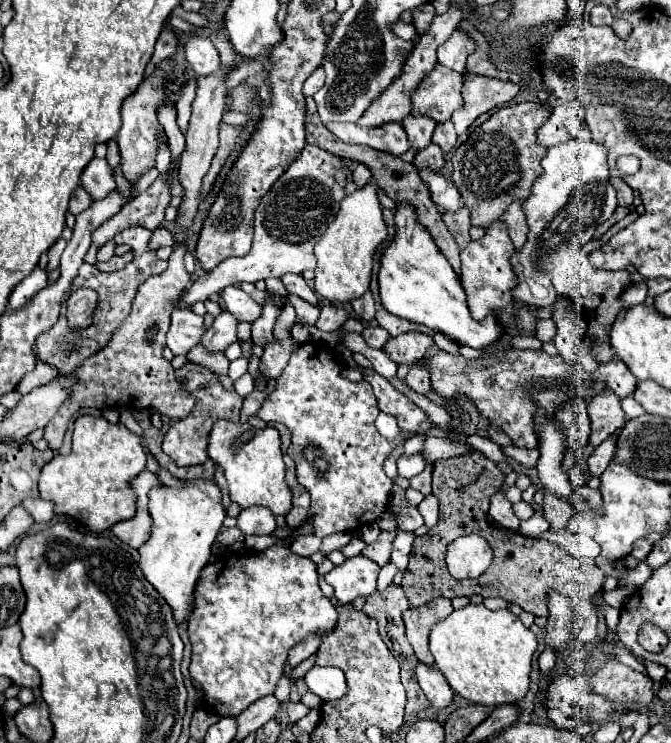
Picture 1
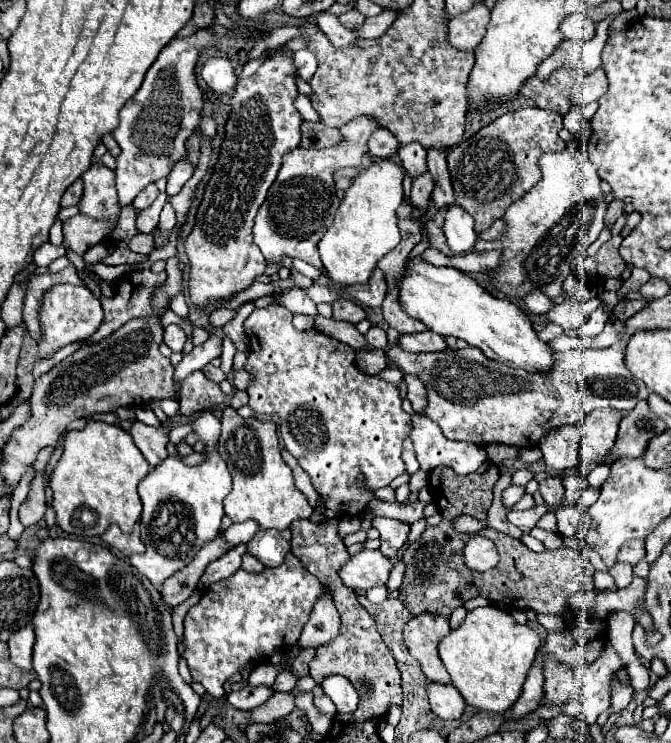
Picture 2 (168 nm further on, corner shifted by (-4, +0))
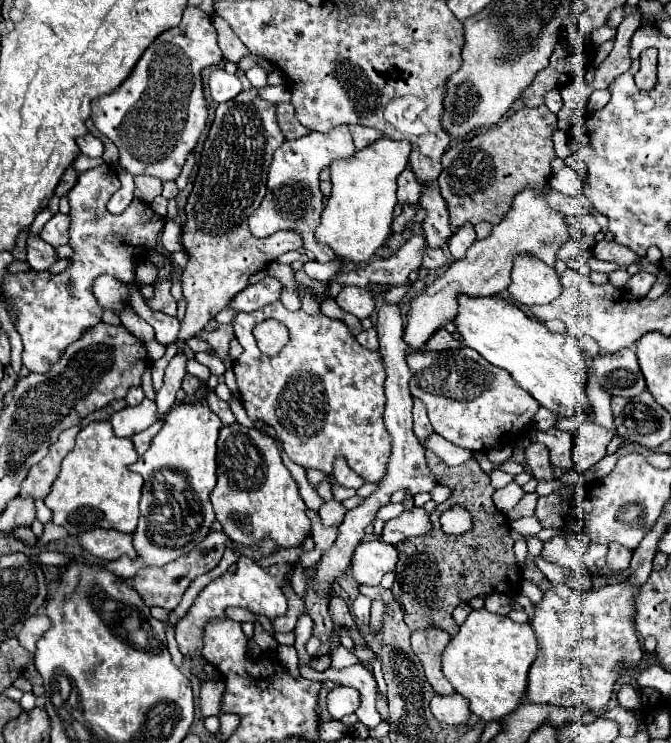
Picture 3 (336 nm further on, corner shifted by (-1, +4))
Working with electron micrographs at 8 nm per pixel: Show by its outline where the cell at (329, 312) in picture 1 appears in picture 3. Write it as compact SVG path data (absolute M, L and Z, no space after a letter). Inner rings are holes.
M355 285L343 287L343 291L335 297L335 301L343 311L347 311L359 319L369 317L371 311L375 309L375 299L373 299L371 291L365 287L355 287Z

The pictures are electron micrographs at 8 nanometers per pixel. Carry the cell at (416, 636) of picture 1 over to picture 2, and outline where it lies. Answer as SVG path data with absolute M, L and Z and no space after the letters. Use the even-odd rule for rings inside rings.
M420 613L412 617L404 627L404 643L410 649L410 655L418 659L424 675L430 681L450 683L450 675L444 671L444 665L438 657L438 641L448 635L450 623L442 615Z

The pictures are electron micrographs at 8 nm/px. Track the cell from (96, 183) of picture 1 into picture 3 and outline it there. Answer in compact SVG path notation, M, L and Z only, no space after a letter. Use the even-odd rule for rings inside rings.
M105 163L79 173L75 187L67 195L71 205L69 245L73 249L69 267L55 275L29 269L25 273L7 273L3 277L1 293L7 307L17 315L15 329L23 341L23 365L31 373L49 373L65 349L77 341L85 329L101 321L103 311L93 295L93 281L99 275L109 273L119 281L131 283L135 277L135 259L145 257L147 251L155 251L157 247L165 217L157 215L149 203L135 198L121 215L111 215L105 209L105 203L119 187L117 171Z

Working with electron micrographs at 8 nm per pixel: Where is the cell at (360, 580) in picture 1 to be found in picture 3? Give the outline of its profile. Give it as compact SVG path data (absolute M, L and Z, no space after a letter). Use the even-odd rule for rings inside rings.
M385 541L361 543L351 559L353 577L359 585L379 585L385 573L391 573L397 565L399 551Z

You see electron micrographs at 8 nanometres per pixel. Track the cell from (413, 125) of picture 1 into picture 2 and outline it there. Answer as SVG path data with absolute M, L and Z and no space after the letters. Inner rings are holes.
M418 141L400 147L398 155L402 159L404 169L410 173L410 177L418 177L422 171L426 171L426 153L428 149Z

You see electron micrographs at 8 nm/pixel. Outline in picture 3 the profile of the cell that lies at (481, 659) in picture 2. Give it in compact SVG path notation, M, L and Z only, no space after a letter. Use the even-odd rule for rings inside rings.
M487 609L471 611L461 631L443 651L443 675L459 695L469 699L471 713L481 721L501 721L513 713L527 691L527 675L537 655L531 625L521 625L509 617L493 615Z

